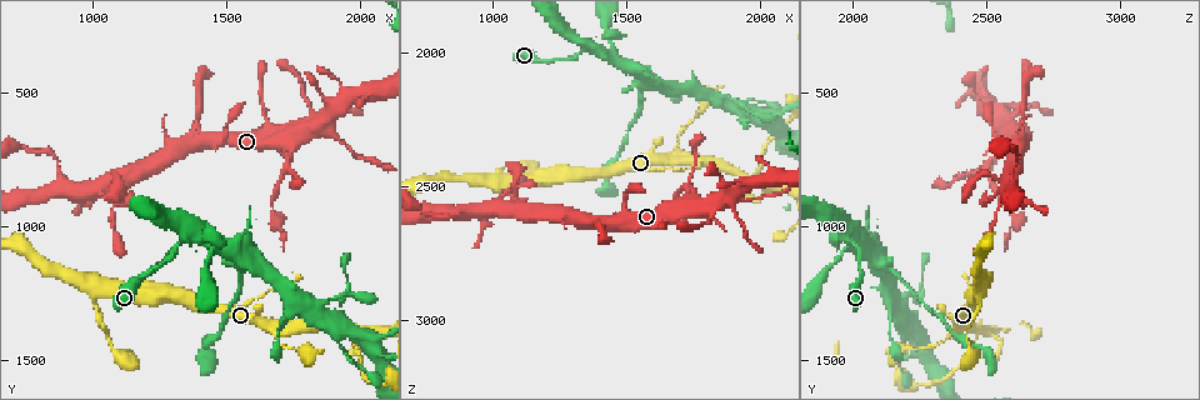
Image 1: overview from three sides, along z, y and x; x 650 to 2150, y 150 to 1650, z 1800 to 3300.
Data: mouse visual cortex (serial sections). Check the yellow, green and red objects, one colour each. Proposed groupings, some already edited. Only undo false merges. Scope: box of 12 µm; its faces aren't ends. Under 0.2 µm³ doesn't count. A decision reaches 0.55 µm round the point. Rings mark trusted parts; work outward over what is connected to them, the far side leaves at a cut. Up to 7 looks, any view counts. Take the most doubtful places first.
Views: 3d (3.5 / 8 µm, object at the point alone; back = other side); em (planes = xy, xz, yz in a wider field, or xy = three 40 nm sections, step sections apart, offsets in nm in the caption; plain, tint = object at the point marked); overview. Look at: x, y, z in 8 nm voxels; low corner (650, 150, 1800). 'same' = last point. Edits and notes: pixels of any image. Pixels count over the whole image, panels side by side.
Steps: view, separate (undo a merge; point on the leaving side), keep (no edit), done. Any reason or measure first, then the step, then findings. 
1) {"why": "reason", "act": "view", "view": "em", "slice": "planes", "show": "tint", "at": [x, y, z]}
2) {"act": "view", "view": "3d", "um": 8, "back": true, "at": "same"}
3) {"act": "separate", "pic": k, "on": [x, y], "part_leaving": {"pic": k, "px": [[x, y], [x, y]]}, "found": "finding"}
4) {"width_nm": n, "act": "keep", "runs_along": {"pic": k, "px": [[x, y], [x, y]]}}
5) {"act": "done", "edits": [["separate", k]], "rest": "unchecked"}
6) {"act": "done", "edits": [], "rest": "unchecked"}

{"why": "sudden change in width", "act": "view", "view": "3d", "um": 8, "at": [1570, 1130, 2100]}

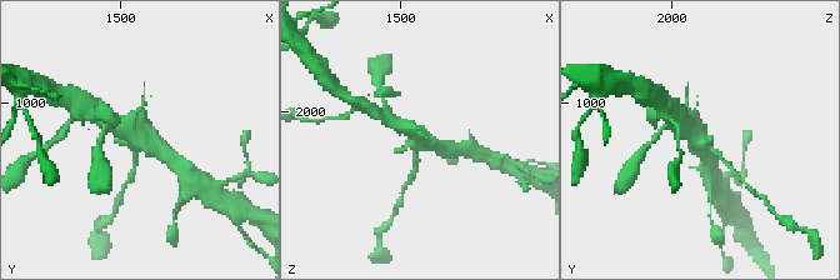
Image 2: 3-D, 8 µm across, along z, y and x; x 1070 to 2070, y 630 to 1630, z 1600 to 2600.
{"act": "view", "view": "3d", "um": 3.5, "at": [1580, 1140, 2100]}

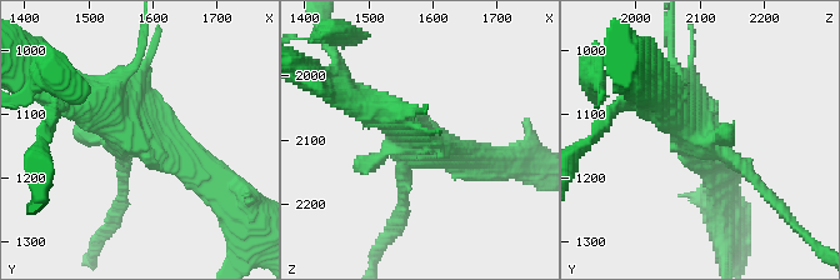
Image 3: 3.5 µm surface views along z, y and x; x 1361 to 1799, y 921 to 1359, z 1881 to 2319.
{"act": "view", "view": "em", "slice": "xy", "step": 5, "show": "tint", "at": [1575, 1130, 2095]}

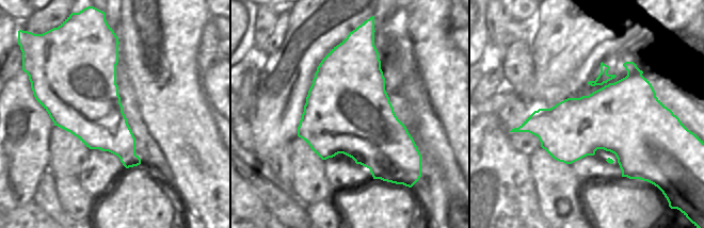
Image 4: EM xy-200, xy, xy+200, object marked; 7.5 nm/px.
{"act": "keep", "found": "continuous, no second cell"}

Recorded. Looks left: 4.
{"act": "view", "view": "3d", "um": 3.5, "at": [1950, 1380, 2470]}

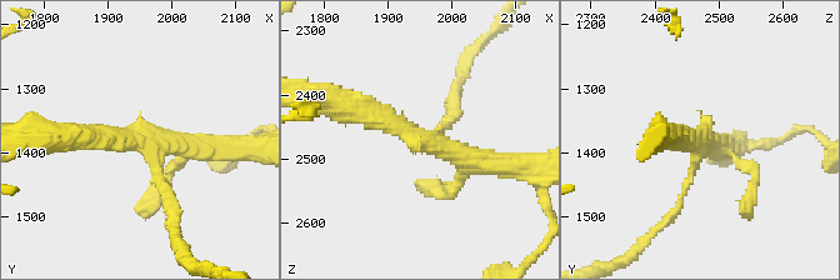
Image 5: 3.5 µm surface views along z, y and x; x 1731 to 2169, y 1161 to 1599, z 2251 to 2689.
{"arms": 3, "arm_widths_nm": [100, 300, 300], "why": "now the EM", "act": "view", "view": "em", "slice": "xy", "step": 1, "show": "tint", "at": [1950, 1385, 2470]}

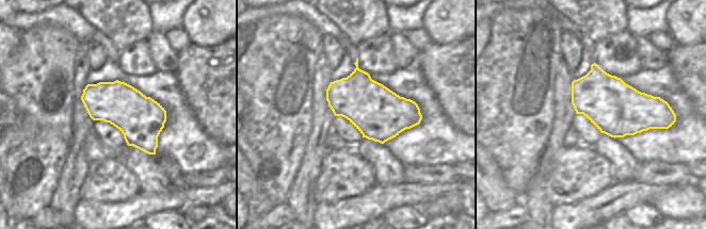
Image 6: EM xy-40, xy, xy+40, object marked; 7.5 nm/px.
{"act": "view", "view": "em", "slice": "xy", "step": 5, "show": "tint", "at": "same"}

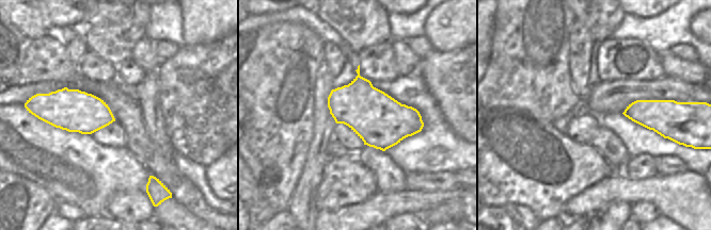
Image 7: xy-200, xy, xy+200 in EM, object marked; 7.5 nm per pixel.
{"act": "keep", "runs_along": {"pic": 5, "px": [[70, 138], [139, 141], [174, 214]]}, "found": "one cell here"}

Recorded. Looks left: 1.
{"act": "done", "edits": [], "rest": "unchecked"}

